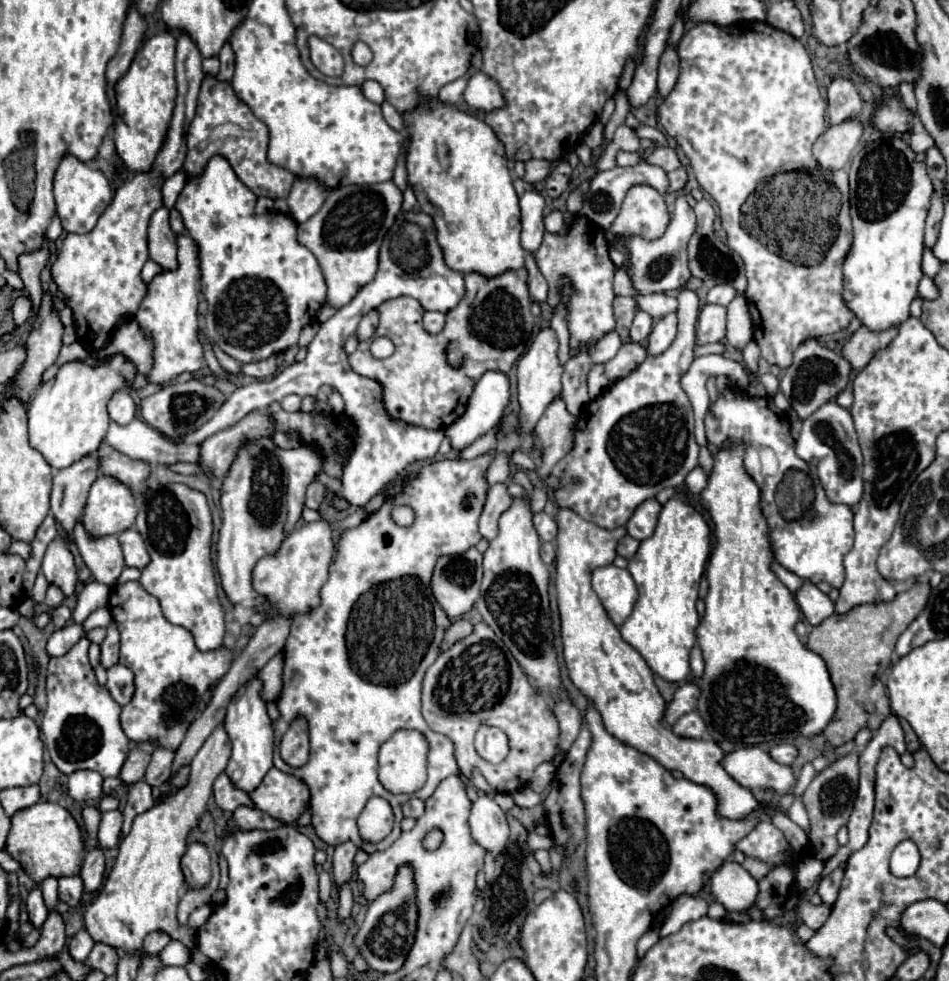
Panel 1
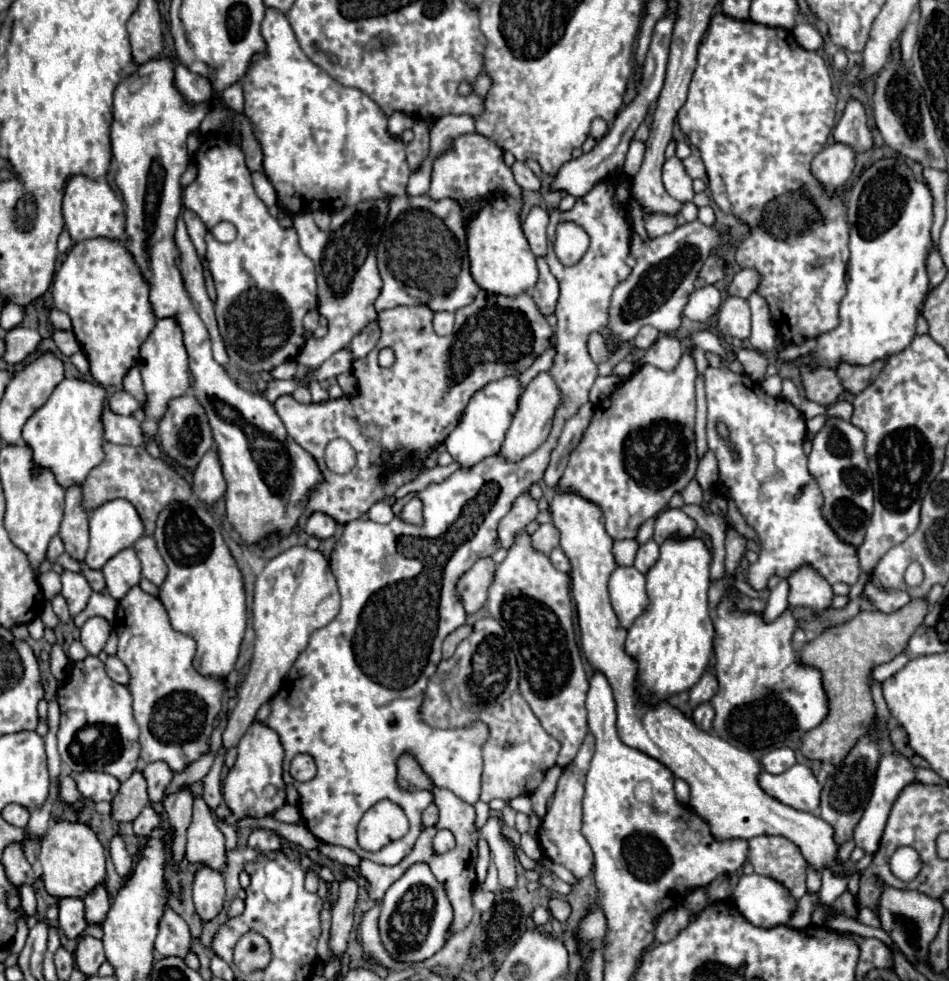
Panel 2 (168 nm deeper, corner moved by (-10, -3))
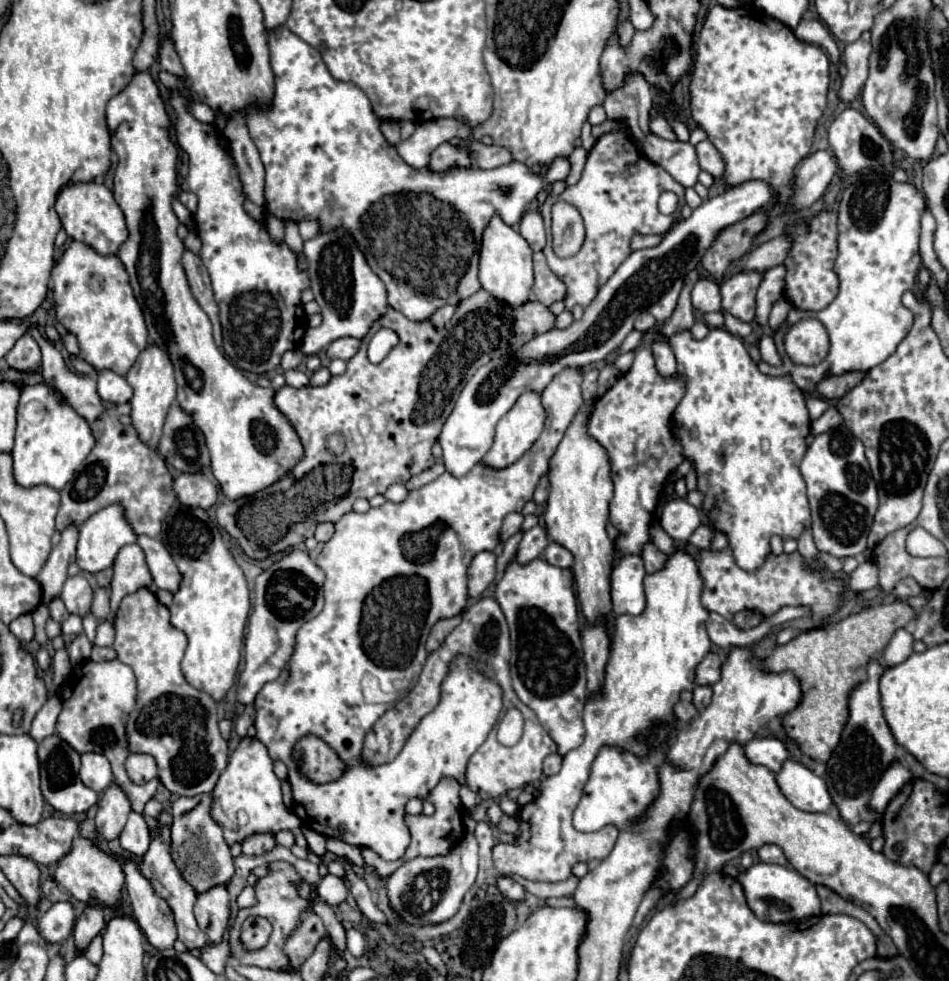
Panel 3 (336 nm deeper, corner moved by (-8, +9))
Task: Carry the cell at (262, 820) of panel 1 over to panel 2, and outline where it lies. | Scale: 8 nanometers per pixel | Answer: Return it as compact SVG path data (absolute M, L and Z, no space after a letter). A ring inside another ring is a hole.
M254 830L248 838L248 846L254 848L256 852L270 854L270 852L280 850L280 838L272 830Z

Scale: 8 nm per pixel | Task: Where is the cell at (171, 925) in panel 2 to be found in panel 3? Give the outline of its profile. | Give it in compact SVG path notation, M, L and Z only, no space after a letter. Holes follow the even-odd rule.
M120 856L120 866L126 876L128 900L148 942L158 950L170 948L176 942L176 920L170 906L150 888L150 880L138 872L136 858Z

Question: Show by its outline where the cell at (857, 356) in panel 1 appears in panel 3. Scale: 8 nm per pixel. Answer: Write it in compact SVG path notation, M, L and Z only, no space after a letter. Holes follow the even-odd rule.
M844 372L840 376L826 376L818 384L816 390L820 392L820 396L826 396L828 400L842 398L846 392L850 392L854 386L858 386L864 376L866 376L866 372Z

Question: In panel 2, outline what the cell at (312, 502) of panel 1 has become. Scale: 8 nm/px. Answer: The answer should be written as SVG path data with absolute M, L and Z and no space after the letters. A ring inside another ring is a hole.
M320 512L312 514L308 524L306 524L306 534L314 536L318 540L326 540L332 538L336 534L336 522L330 516L324 516Z

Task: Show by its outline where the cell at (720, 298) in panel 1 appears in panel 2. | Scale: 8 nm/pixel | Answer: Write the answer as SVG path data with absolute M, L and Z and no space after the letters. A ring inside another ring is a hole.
M742 268L730 282L728 294L748 298L758 288L758 284L760 284L760 272L754 268Z

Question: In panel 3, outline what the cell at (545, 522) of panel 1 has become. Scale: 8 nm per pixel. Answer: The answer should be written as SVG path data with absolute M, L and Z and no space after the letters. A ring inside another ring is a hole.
M534 526L530 530L524 532L522 536L522 542L518 546L518 552L516 552L516 560L520 564L526 564L534 558L540 558L544 548L548 546L548 536L546 536L546 528L544 526Z

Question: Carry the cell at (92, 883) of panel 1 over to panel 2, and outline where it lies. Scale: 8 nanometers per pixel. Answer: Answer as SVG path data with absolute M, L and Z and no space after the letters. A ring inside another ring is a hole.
M94 888L86 898L84 898L84 906L86 906L86 912L84 912L84 918L88 924L94 924L94 926L100 926L108 914L108 908L110 908L110 900L108 900L108 892L106 888Z

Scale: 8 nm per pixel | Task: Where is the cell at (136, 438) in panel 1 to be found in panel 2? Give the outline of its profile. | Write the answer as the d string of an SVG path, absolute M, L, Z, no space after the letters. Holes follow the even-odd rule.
M104 408L102 426L104 426L106 442L132 444L132 446L144 446L144 442L146 442L140 422L132 416L118 416L118 414L110 412L110 408Z

